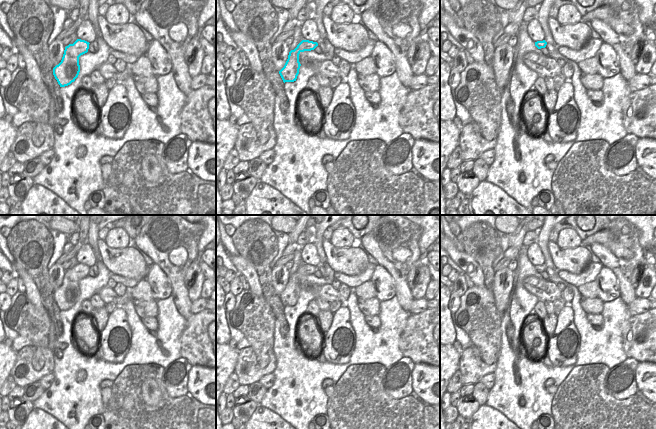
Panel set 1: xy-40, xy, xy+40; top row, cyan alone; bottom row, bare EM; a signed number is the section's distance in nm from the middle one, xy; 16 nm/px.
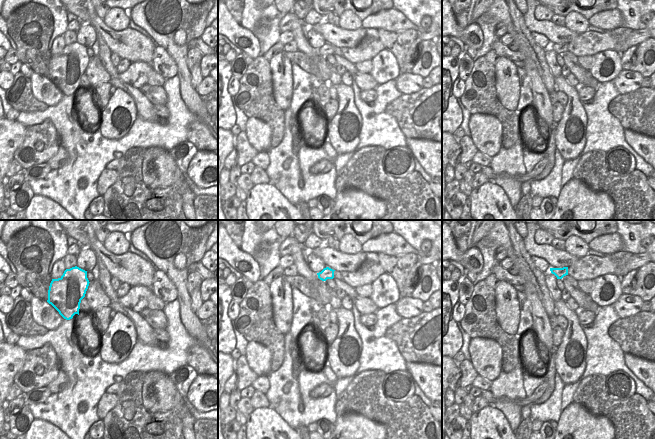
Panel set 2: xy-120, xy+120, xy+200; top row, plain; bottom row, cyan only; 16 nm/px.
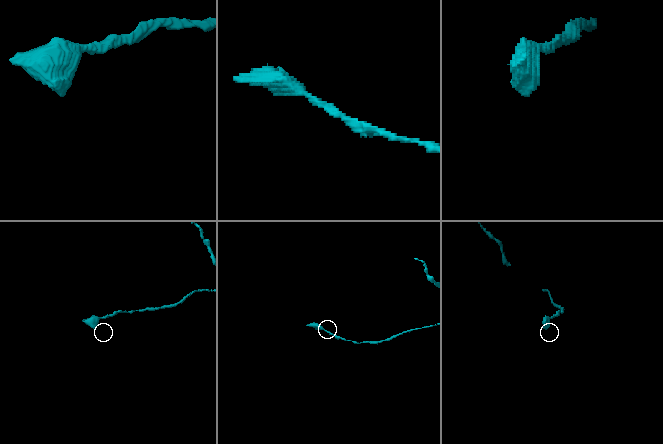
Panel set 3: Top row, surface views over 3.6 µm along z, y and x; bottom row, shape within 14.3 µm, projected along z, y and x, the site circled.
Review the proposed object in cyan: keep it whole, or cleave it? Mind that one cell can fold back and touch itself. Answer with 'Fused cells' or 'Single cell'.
Single cell.

